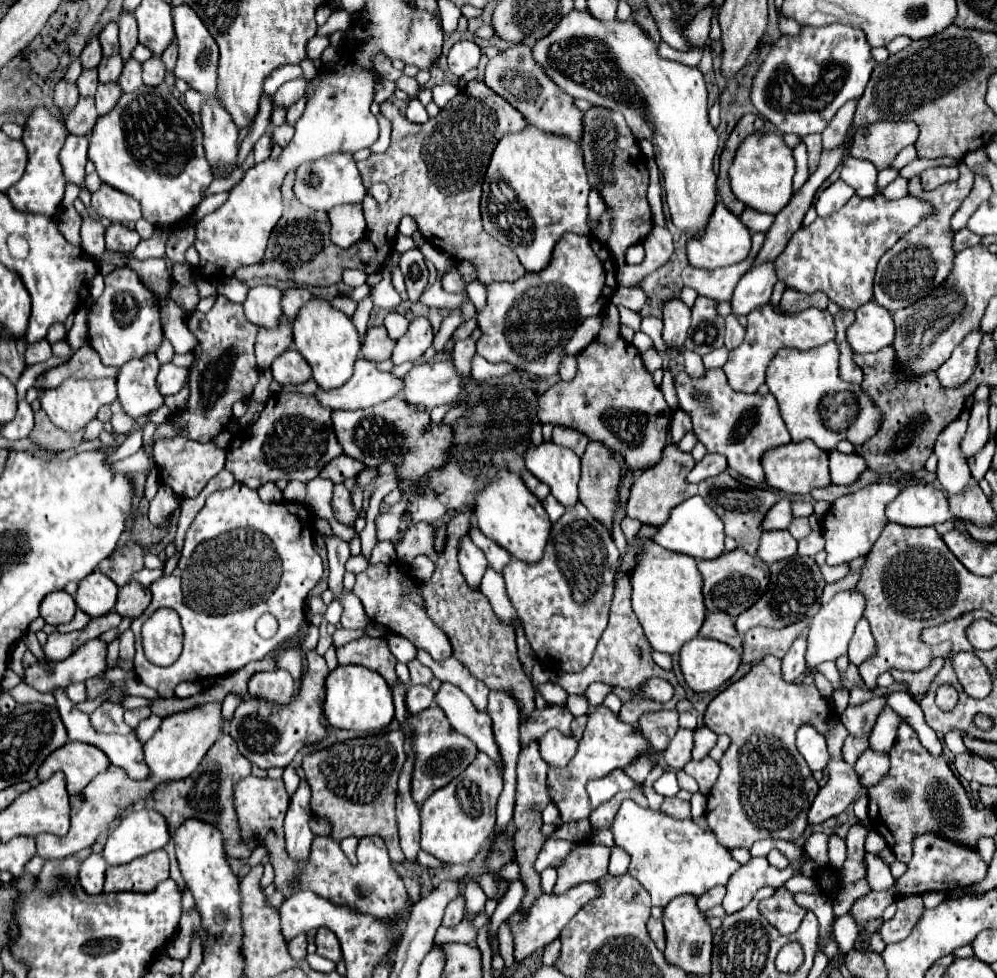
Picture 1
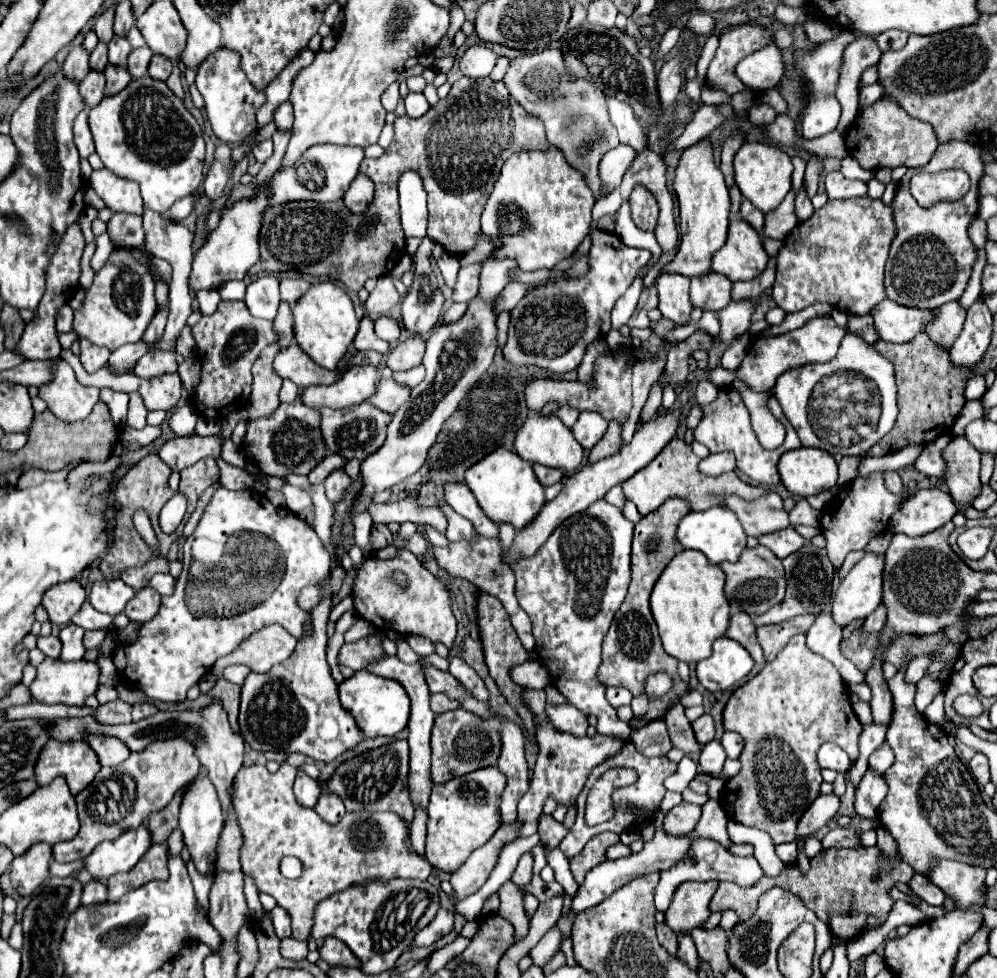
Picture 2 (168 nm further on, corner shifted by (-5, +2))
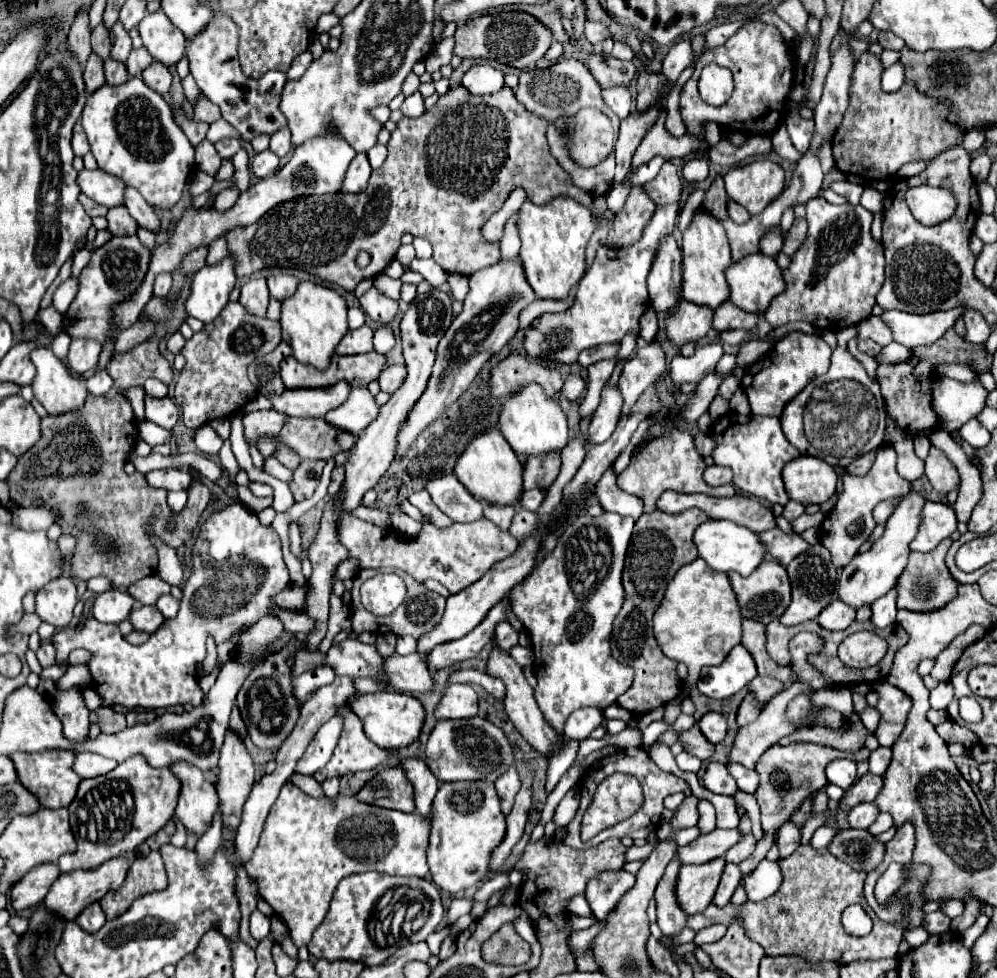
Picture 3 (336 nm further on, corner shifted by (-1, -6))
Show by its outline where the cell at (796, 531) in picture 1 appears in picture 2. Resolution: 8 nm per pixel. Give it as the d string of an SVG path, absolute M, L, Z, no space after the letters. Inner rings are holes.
M798 498L794 508L788 512L790 524L806 524L806 526L818 526L820 524L820 512L814 510L806 498Z

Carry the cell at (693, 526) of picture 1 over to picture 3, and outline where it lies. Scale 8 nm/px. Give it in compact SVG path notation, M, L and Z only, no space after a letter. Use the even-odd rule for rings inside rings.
M706 520L694 532L694 544L698 548L698 556L716 572L738 572L740 576L748 576L764 558L766 550L758 540L758 534L734 524L730 520Z

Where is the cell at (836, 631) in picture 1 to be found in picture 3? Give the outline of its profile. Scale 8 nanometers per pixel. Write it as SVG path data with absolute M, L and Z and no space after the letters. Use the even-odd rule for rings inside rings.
M918 492L906 494L902 502L896 506L894 514L886 520L886 532L882 534L882 538L876 540L868 552L856 554L854 560L842 570L838 582L838 598L844 604L850 604L852 608L870 606L874 600L878 600L880 596L884 596L888 590L894 588L896 578L902 574L902 568L908 562L908 554L910 554L908 544L916 536L920 524L920 510L924 502L926 500Z

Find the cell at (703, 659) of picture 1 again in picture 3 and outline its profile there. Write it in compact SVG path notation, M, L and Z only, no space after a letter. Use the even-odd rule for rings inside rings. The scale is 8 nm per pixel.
M738 644L718 666L706 666L700 672L696 688L708 698L730 698L756 678L756 664L750 652Z

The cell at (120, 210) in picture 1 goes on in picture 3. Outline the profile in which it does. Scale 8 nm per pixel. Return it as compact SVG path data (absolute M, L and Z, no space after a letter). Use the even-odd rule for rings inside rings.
M82 170L78 174L78 186L82 192L92 198L96 204L102 204L106 208L124 206L124 190L126 184L112 174L106 174L102 170Z

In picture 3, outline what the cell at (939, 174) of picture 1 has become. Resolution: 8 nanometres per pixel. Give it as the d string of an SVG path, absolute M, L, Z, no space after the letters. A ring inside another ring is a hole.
M928 184L908 188L906 202L912 216L926 226L934 226L940 224L942 220L948 220L958 206L956 194L950 188L928 186Z

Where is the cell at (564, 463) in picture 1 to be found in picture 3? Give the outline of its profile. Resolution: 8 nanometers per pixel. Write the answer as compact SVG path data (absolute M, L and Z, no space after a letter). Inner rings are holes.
M528 384L516 396L510 396L504 400L498 426L500 426L500 432L506 438L506 442L512 446L512 450L520 458L562 452L564 446L568 444L566 416L562 412L562 408L552 398L548 398L538 384Z

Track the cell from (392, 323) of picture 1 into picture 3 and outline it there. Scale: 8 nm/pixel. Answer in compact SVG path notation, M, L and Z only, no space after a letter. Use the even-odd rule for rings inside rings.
M380 326L374 332L374 350L378 354L386 354L388 350L392 350L392 346L394 346L394 334L392 334L392 330L388 330L386 326Z

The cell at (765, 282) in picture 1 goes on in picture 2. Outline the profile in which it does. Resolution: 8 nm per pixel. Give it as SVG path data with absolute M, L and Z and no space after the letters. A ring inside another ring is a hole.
M730 302L726 308L718 310L716 316L720 322L720 332L716 340L730 344L734 338L748 332L750 316L754 314L754 310L756 310L756 304L750 304L750 302Z

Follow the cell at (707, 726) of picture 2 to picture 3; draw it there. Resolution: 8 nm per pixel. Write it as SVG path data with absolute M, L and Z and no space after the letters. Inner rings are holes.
M708 712L698 720L698 728L706 738L710 738L712 744L718 744L726 736L726 720L718 712Z

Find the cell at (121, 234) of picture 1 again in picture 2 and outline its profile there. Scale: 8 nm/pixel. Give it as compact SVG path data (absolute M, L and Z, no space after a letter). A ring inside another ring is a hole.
M116 212L108 222L108 234L116 248L140 246L144 242L142 216L128 214L128 212Z

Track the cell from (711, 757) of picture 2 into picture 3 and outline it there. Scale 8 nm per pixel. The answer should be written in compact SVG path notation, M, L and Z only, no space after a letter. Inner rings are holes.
M710 762L706 766L706 774L704 774L704 786L714 792L714 794L726 794L726 796L734 796L738 792L738 786L734 782L734 778L728 774L726 766L720 762Z

